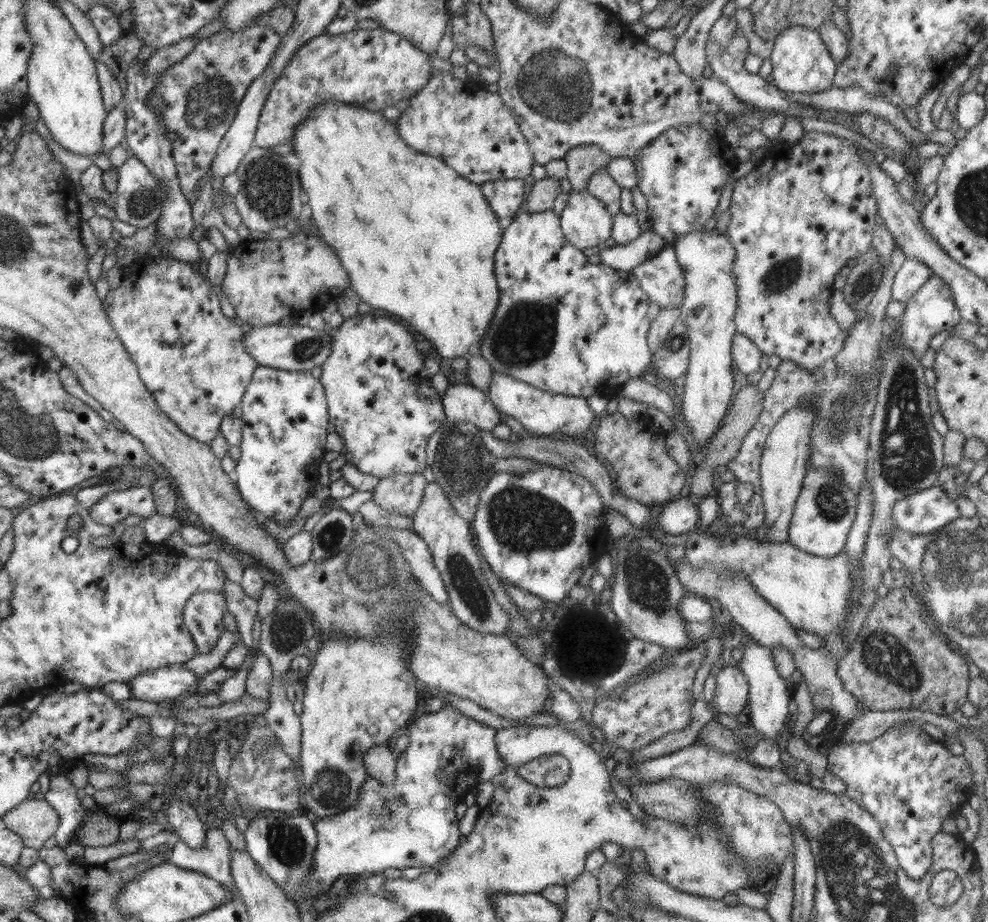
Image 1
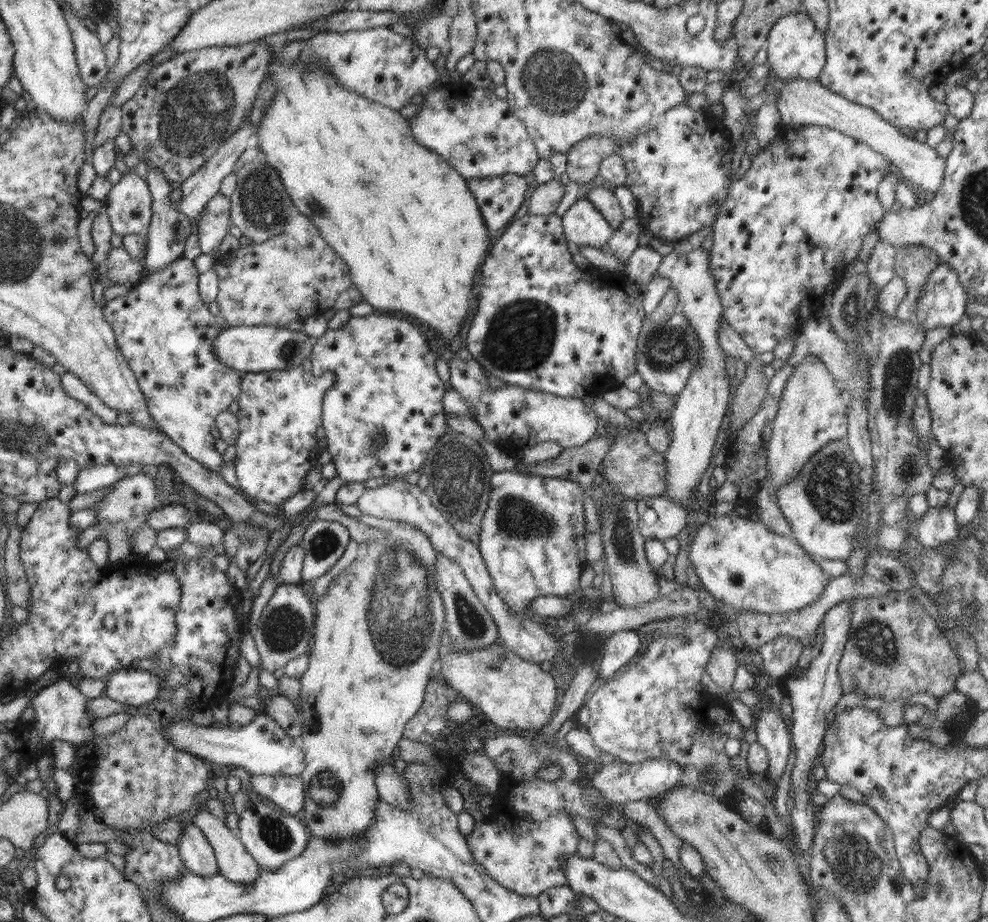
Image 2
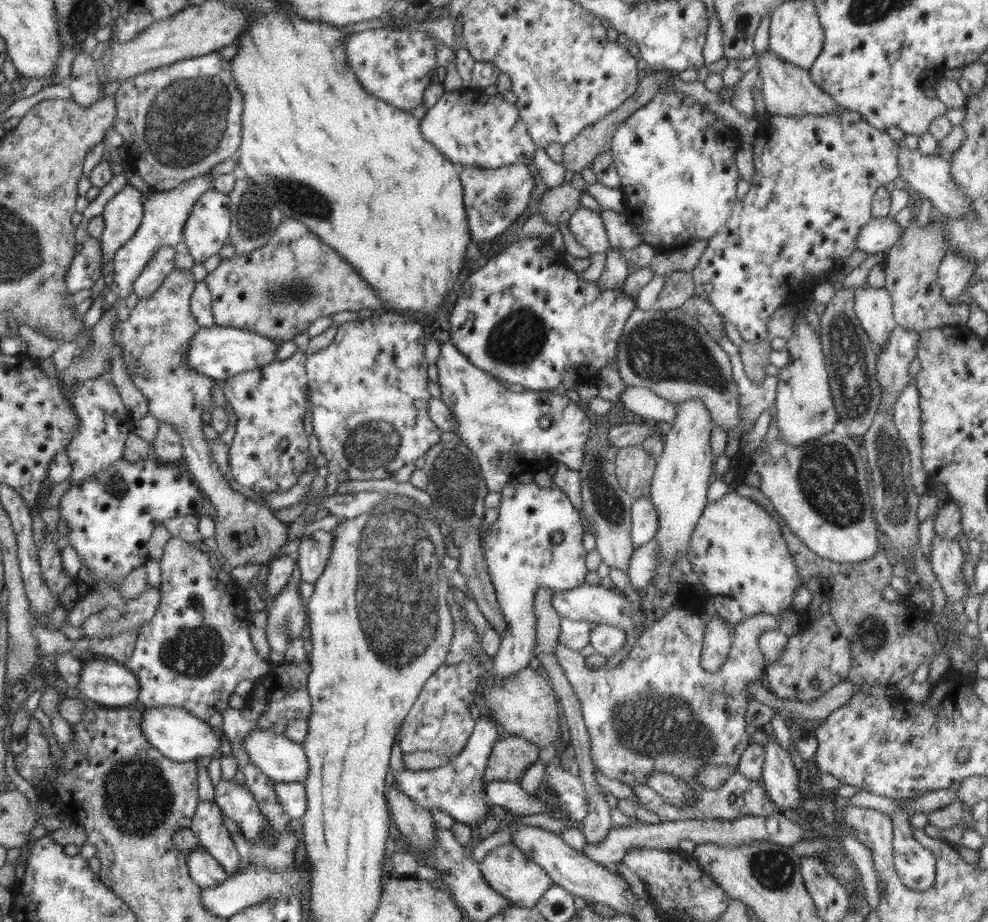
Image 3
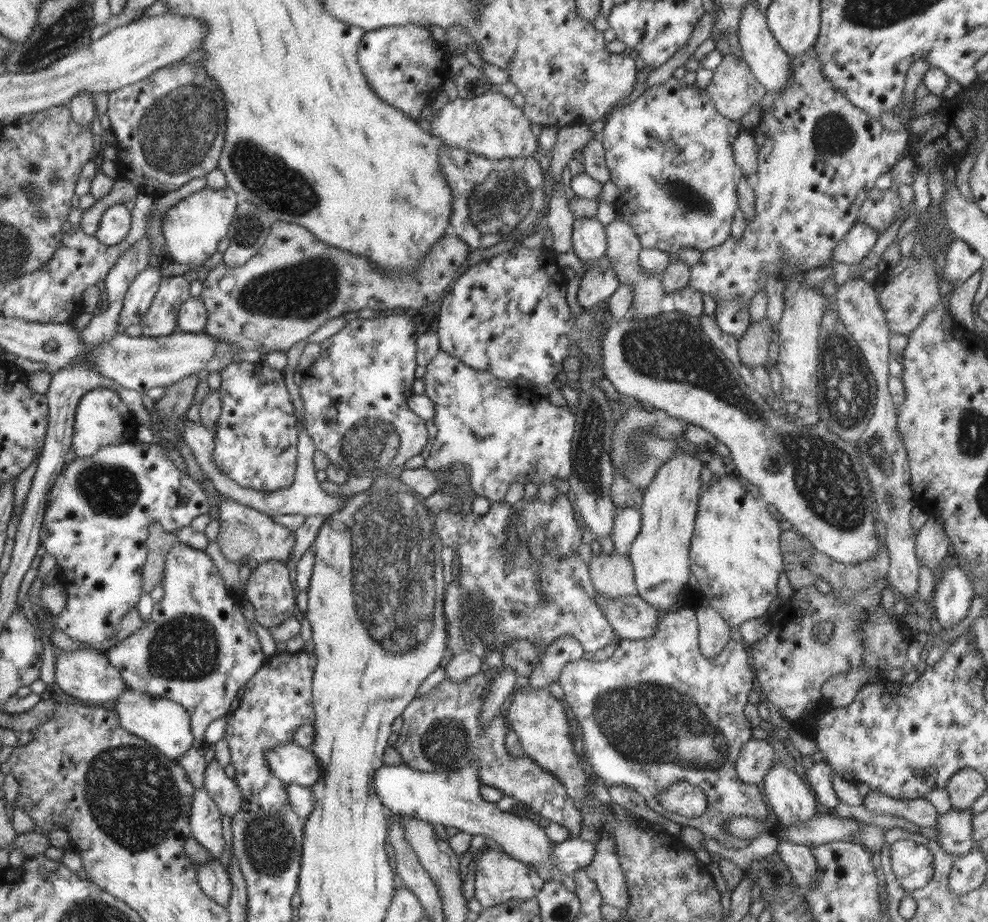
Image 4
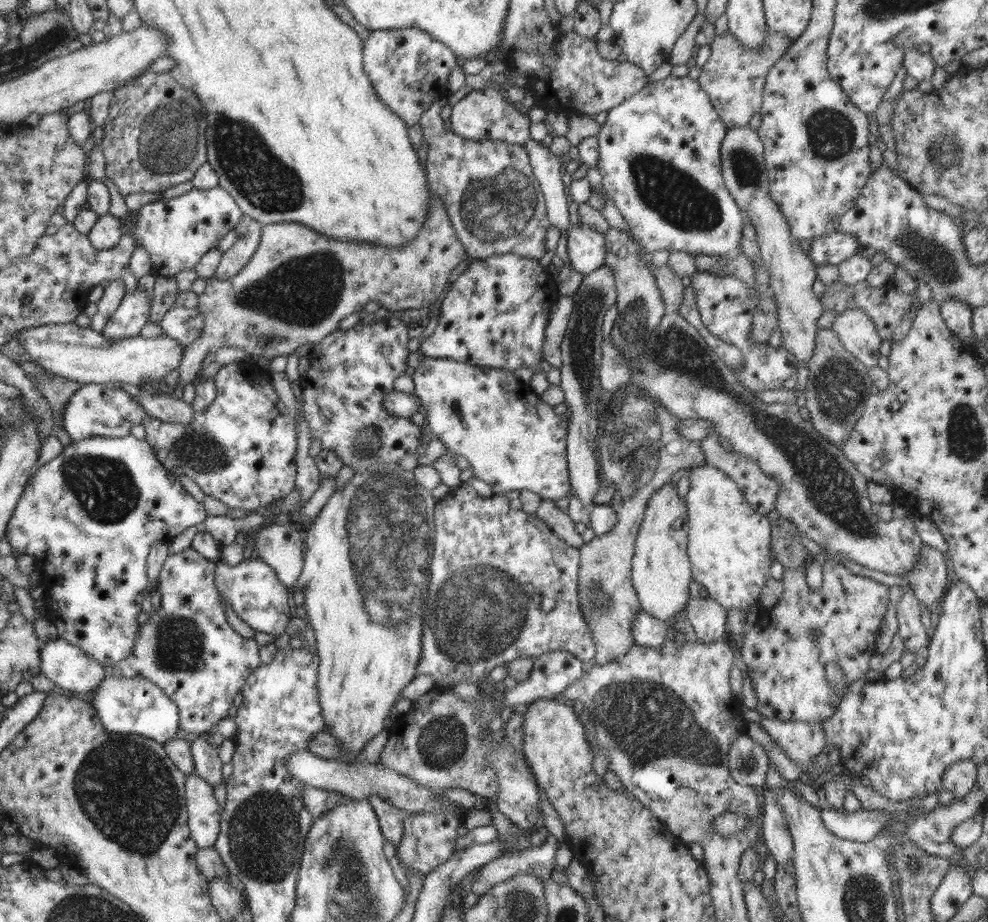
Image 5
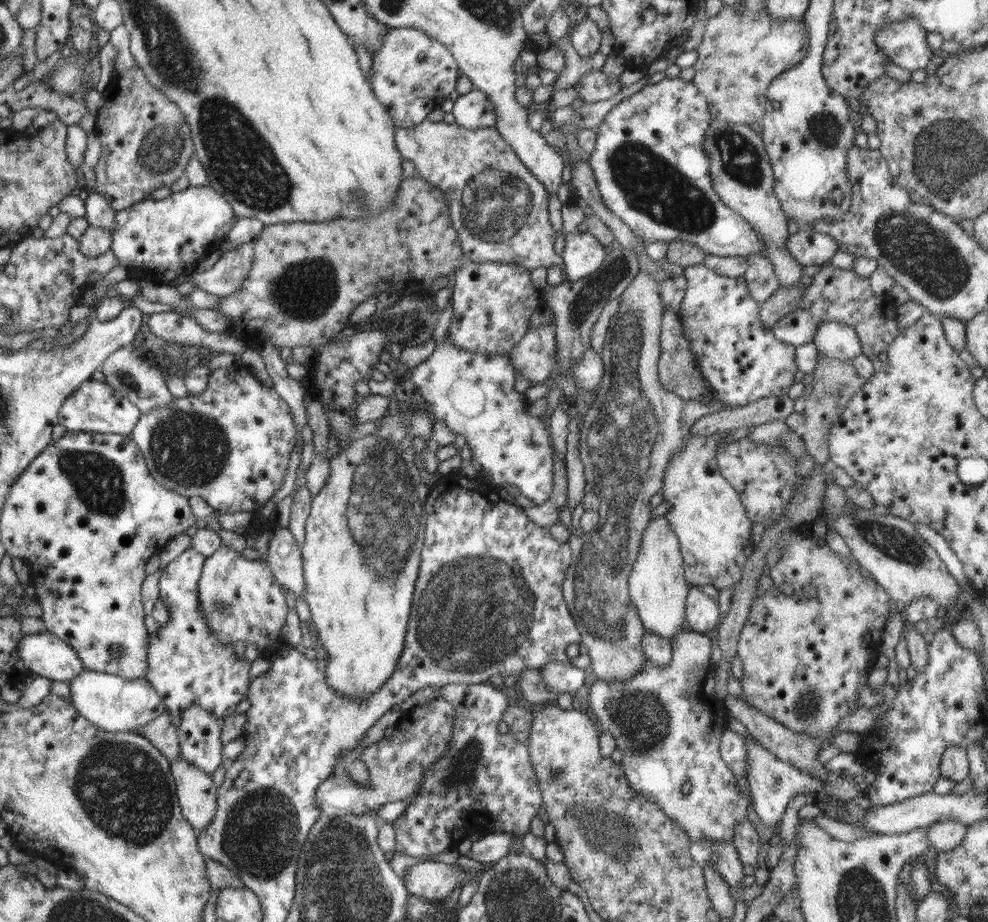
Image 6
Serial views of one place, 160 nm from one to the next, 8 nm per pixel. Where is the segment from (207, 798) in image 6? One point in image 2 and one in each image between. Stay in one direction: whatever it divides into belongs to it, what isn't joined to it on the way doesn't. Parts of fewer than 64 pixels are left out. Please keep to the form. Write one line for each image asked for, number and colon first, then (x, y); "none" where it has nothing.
2: (234, 862)
3: (207, 824)
4: (205, 823)
5: (203, 820)

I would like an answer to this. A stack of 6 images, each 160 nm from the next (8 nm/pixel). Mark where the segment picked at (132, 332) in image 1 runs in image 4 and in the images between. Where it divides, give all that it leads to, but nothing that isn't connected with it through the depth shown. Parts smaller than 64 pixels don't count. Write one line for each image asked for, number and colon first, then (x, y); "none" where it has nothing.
2: (165, 331)
3: (154, 339)
4: (245, 534)

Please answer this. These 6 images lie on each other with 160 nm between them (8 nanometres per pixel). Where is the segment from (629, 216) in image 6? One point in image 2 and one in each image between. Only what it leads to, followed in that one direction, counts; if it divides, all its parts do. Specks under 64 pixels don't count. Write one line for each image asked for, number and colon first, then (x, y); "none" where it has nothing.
2: (679, 171)
3: (676, 160)
4: (669, 152)
5: (660, 163)

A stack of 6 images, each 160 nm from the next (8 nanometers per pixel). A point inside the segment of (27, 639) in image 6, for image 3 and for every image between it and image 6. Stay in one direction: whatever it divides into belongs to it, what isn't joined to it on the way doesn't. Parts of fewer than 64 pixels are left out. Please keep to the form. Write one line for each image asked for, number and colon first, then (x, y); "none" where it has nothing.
3: (103, 682)
4: (87, 674)
5: (68, 666)

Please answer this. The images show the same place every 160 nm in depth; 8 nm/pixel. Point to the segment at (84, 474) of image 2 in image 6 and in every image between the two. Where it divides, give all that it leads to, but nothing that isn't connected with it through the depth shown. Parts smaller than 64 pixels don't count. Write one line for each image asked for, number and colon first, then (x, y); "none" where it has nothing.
3: (104, 424)
4: (104, 419)
5: (94, 409)
6: (94, 407)

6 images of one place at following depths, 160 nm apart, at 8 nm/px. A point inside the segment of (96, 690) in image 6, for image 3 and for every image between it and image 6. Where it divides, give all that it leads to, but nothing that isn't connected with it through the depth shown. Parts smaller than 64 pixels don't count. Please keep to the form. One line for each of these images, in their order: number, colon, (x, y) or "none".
3: (179, 735)
4: (165, 724)
5: (135, 705)

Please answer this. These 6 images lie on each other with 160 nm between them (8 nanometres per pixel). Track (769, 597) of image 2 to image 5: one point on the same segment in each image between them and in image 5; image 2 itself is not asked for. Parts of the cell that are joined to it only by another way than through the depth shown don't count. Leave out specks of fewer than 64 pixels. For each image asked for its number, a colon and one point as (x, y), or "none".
3: (737, 551)
4: (734, 553)
5: (729, 547)

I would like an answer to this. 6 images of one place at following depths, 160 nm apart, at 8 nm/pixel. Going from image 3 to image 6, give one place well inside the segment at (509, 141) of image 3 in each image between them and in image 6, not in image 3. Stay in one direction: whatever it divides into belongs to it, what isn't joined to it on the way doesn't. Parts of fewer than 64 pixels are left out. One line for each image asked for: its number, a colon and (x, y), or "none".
4: (490, 125)
5: (482, 115)
6: (473, 110)

